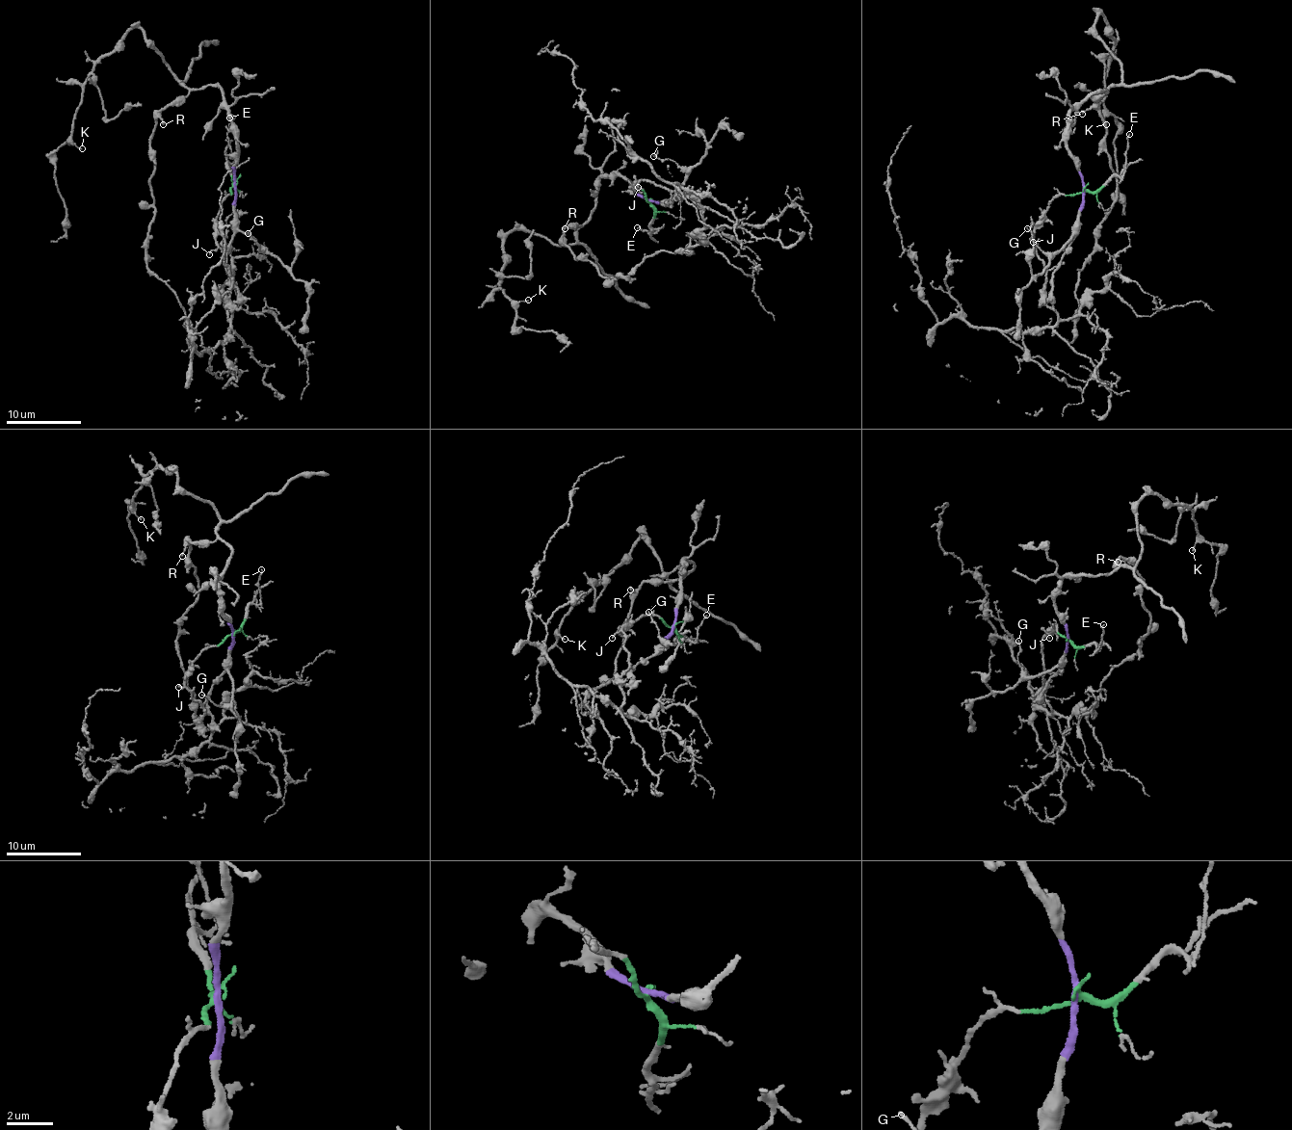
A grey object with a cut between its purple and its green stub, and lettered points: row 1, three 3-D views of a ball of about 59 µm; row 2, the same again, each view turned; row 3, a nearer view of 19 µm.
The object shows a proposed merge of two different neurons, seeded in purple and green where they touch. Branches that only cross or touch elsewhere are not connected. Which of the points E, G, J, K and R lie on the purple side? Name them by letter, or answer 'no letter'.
G, K, R

